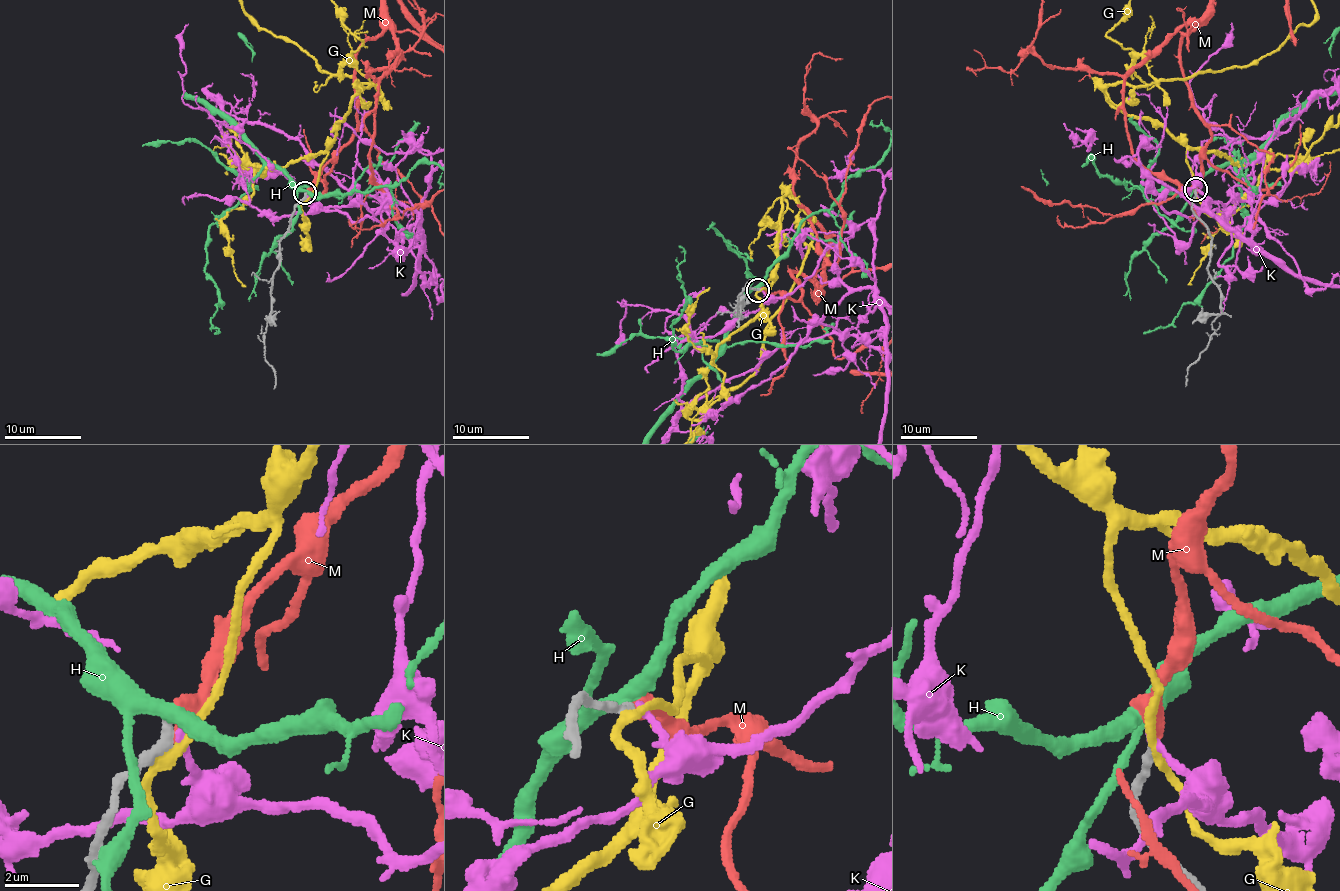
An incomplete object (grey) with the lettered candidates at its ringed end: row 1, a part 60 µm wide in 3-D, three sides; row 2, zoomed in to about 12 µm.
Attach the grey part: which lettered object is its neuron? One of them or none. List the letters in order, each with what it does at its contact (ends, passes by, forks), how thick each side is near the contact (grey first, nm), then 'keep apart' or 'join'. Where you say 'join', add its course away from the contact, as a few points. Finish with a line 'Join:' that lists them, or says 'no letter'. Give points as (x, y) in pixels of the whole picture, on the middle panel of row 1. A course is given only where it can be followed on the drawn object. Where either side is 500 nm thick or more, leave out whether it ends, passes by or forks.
G: it passes by; 360 nm thick on the grey side, 240 nm on the other; keep apart
H: it forks there; 280 nm thick on the grey side, 340 nm on the other; keep apart
K: it ends there; 320 nm thick on the grey side, 180 nm on the other; keep apart
M: it ends there; 320 nm thick on the grey side, 440 nm on the other; keep apart
Join: no letter

